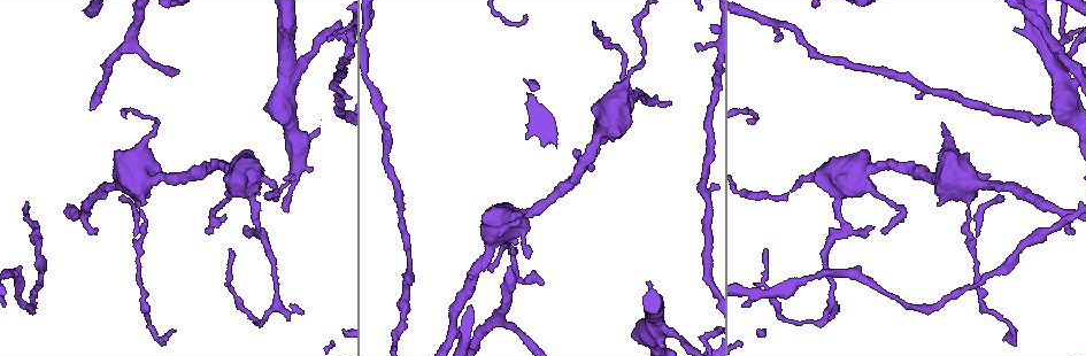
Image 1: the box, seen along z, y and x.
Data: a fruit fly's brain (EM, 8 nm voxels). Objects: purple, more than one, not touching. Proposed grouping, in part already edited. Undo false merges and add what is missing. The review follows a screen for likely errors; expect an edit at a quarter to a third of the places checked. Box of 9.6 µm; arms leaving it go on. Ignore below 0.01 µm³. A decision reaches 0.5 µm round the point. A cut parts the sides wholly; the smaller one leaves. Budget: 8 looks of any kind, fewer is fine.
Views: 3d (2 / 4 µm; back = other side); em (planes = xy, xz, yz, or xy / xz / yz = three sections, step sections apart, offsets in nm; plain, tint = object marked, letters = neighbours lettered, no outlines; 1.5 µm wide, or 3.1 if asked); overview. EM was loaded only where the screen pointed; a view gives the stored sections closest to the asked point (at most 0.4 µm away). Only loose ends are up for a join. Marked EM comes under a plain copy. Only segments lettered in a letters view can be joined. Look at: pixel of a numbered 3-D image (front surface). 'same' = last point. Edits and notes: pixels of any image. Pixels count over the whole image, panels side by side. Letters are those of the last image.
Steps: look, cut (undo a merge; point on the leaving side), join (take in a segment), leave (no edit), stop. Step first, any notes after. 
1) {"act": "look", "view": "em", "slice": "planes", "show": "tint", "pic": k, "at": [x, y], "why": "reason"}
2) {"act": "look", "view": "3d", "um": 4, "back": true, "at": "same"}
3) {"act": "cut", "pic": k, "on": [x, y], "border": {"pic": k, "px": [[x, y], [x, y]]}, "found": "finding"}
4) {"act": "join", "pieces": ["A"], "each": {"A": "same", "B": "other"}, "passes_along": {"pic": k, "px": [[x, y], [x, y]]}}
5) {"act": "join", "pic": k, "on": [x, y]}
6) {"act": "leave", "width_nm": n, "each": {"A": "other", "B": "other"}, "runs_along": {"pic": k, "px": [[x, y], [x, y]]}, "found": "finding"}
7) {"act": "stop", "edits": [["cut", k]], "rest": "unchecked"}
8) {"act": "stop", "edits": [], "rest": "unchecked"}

{"act": "look", "view": "3d", "um": 4, "pic": 1, "at": [526, 256]}

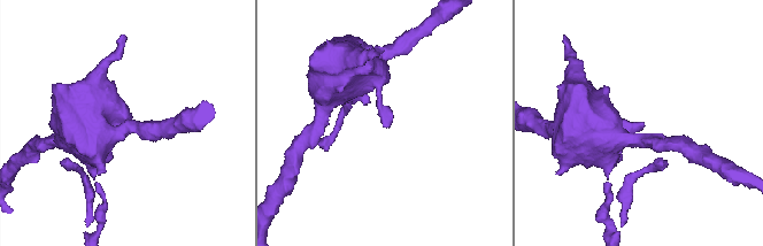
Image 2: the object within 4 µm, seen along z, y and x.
{"act": "look", "view": "em", "slice": "yz", "step": 8, "show": "letters", "pic": 2, "at": [386, 127]}

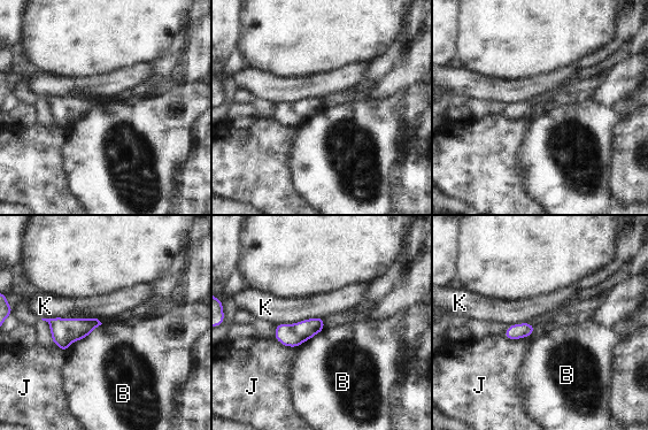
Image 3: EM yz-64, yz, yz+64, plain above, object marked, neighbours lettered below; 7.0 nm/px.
{"act": "look", "view": "em", "slice": "planes", "show": "letters", "at": "same", "why": "cut it another way"}

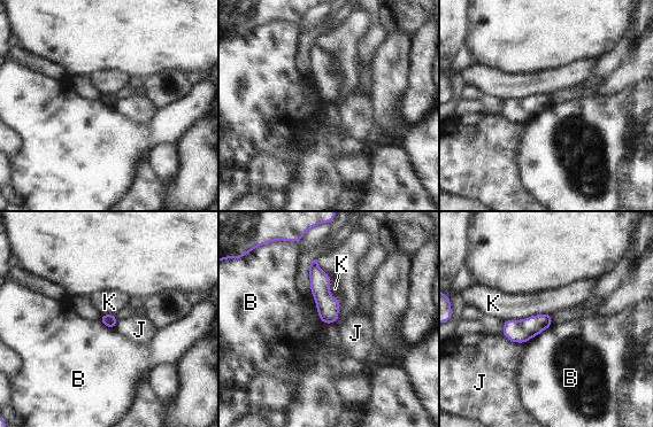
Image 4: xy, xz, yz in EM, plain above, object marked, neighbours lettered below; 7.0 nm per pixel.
{"act": "leave", "each": {"B": "other", "J": "other", "K": "other"}, "border": {"pic": 4, "px": [[552, 324], [536, 336]]}, "found": "none of them fits"}

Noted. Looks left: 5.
{"act": "look", "view": "3d", "um": 4, "pic": 1, "at": [1016, 330], "why": "thin end"}

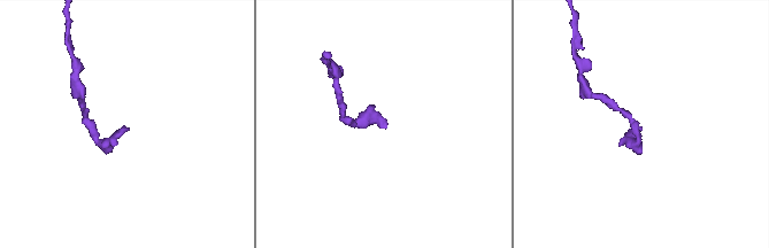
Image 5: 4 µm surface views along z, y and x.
{"act": "look", "view": "em", "slice": "planes", "show": "letters", "pic": 5, "at": [639, 127]}

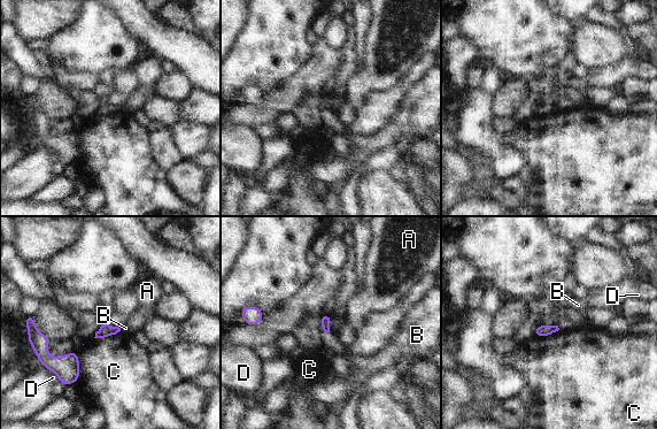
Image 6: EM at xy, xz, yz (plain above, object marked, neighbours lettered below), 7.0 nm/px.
{"act": "leave", "each": {"A": "other", "B": "other", "C": "other", "D": "other"}, "border": {"pic": 6, "px": [[76, 351], [79, 369], [77, 382]]}, "found": "no lettered segment goes on from it"}

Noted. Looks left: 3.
{"act": "look", "view": "3d", "um": 4, "pic": 1, "at": [330, 38], "why": "tapers out"}

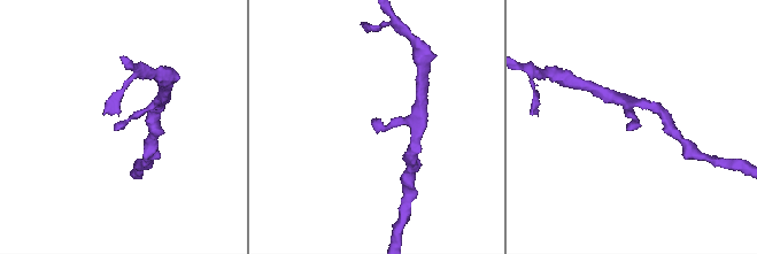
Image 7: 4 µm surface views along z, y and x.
{"act": "look", "view": "em", "slice": "xz", "step": 8, "show": "tint", "pic": 7, "at": [116, 128], "why": "need the tissue"}

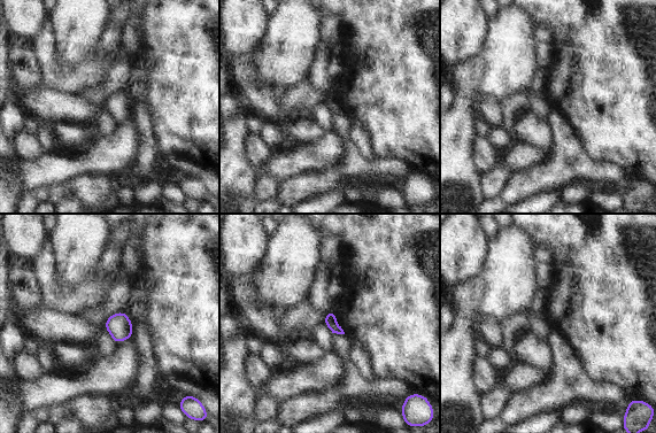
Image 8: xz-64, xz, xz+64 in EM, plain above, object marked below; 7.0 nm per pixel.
{"act": "look", "view": "em", "slice": "planes", "show": "letters", "at": "same"}

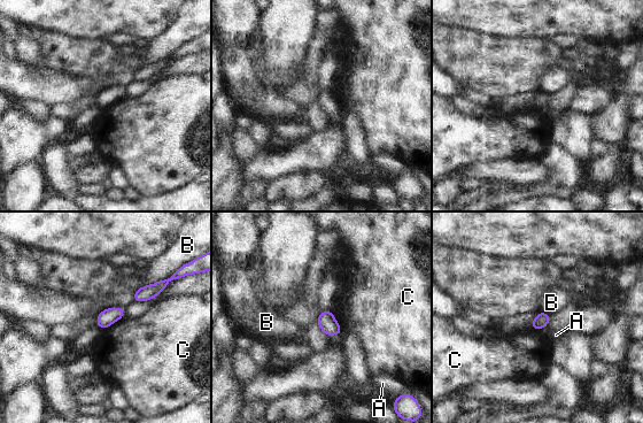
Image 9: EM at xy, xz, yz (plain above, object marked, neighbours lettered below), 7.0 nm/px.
{"act": "leave", "width_nm": 100, "each": {"A": "other", "B": "other", "C": "other"}, "found": "none of them fits"}

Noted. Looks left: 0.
{"act": "stop", "edits": [], "rest": "unchecked"}

